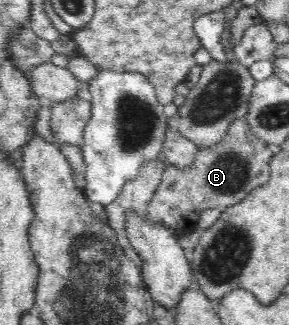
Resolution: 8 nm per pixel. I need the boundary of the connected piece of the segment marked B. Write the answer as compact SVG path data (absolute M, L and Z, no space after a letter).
M245 117L235 119L228 128L226 135L218 143L210 147L199 148L198 156L190 168L180 170L172 165L166 167L162 182L150 199L150 203L148 203L146 217L148 217L148 220L152 220L152 223L162 224L162 226L173 231L176 238L177 233L190 233L197 225L197 216L205 209L220 208L224 212L225 208L240 203L248 193L252 192L254 187L264 185L270 179L271 168L269 164L273 155L268 144L258 139L251 132L251 127Z

